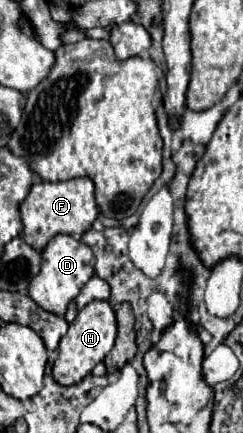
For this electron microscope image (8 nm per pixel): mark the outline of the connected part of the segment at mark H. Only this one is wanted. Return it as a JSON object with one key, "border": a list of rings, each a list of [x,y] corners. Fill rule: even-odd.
{"border":[[[95,300],[91,304],[87,304],[77,318],[69,324],[67,334],[61,338],[59,346],[57,346],[57,360],[53,362],[53,378],[57,384],[61,386],[71,386],[81,382],[113,348],[115,342],[115,334],[117,334],[117,320],[115,320],[115,312],[109,306],[109,302],[105,300]]]}

